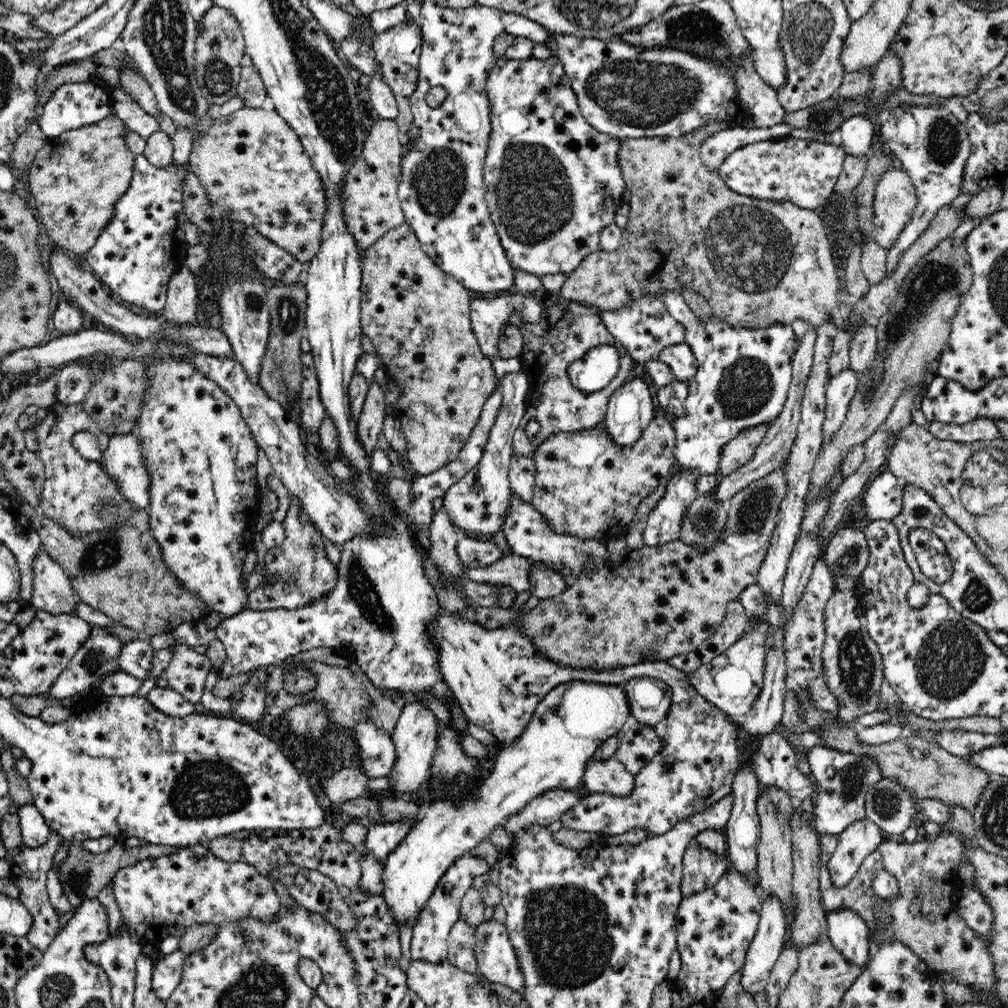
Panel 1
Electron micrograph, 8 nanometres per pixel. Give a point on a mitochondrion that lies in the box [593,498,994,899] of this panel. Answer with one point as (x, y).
(952, 658)

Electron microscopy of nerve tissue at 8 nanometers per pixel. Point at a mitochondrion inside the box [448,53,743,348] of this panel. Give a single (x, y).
(635, 93)

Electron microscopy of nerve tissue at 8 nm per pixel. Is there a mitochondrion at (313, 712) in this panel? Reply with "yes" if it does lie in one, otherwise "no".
yes

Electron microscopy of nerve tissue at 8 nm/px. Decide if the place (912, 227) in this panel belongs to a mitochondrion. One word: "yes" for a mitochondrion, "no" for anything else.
no

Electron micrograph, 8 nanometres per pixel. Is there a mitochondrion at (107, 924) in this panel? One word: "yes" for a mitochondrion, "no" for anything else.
no

